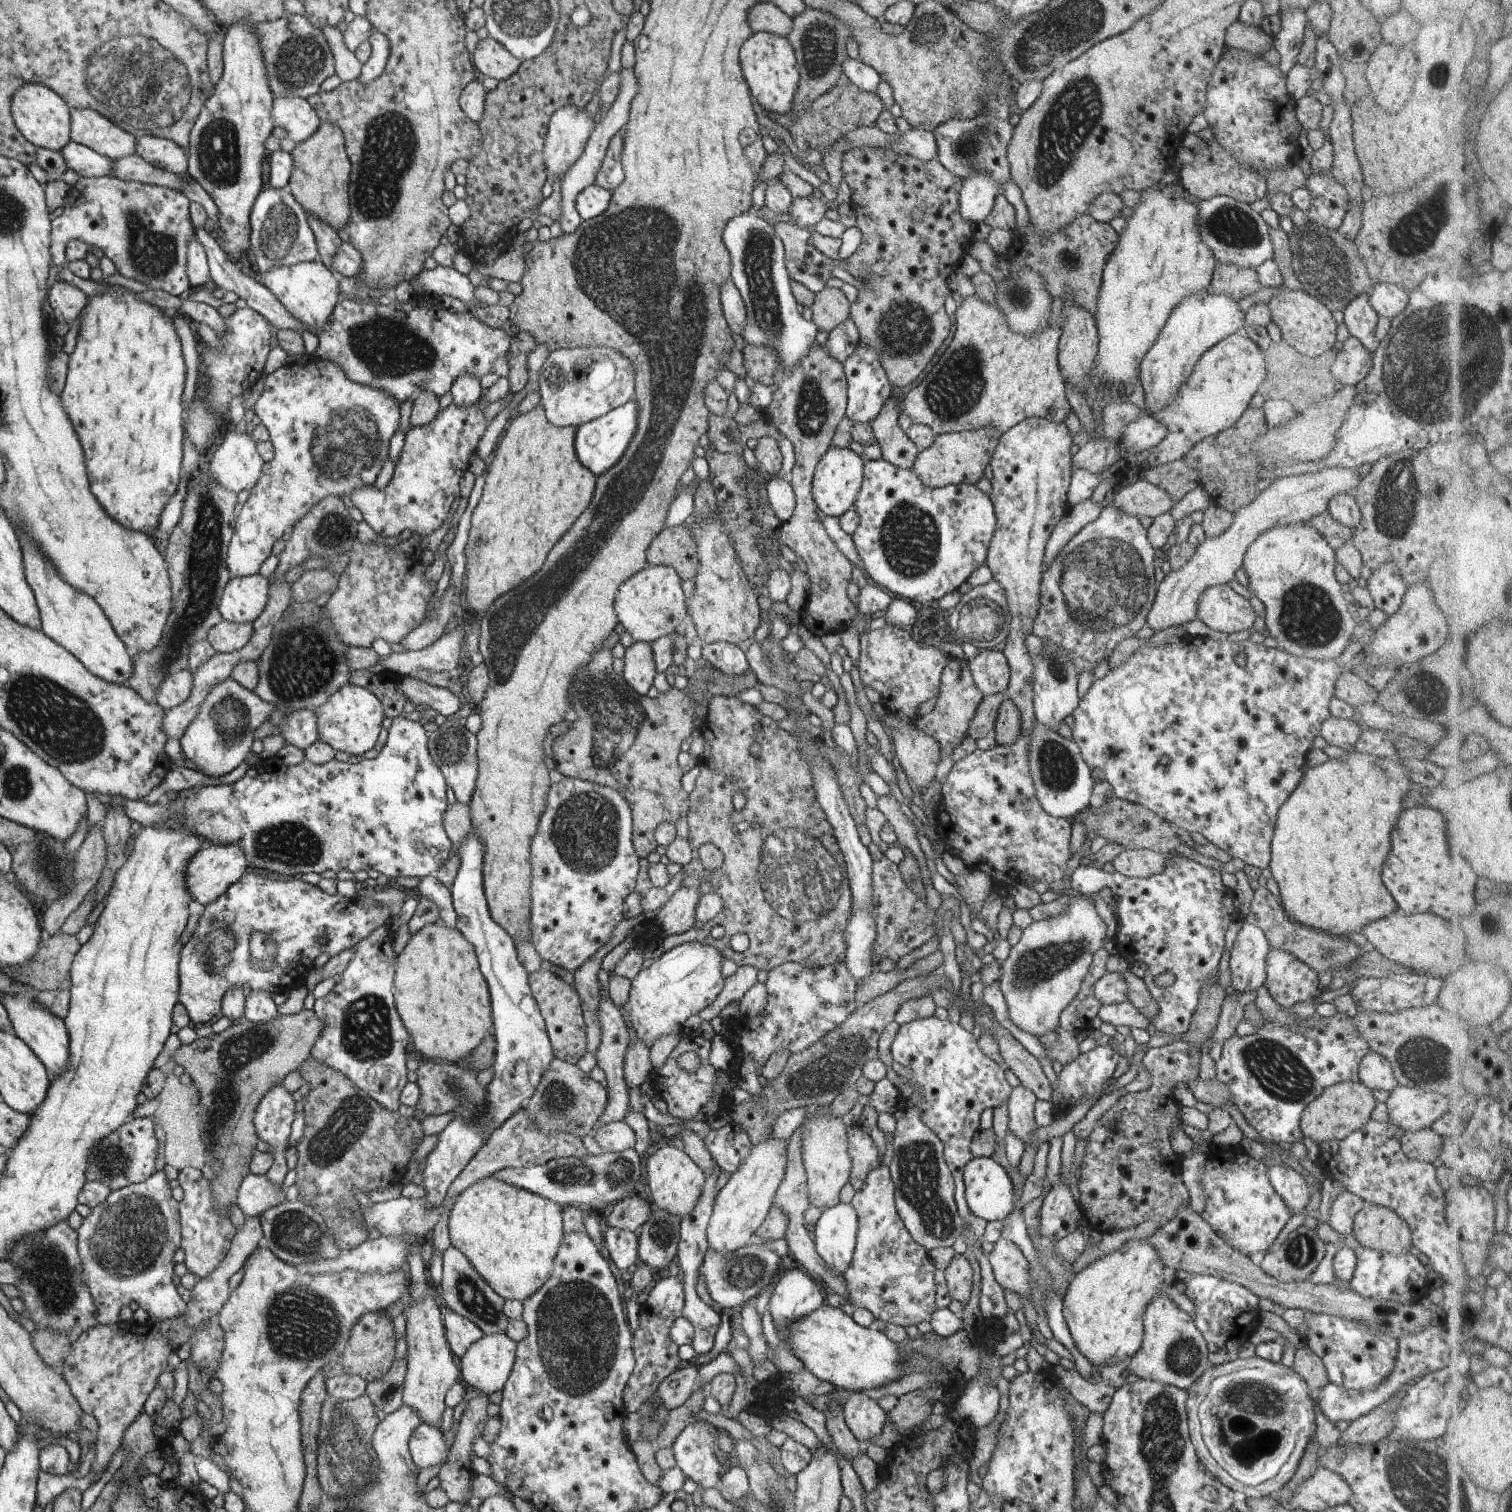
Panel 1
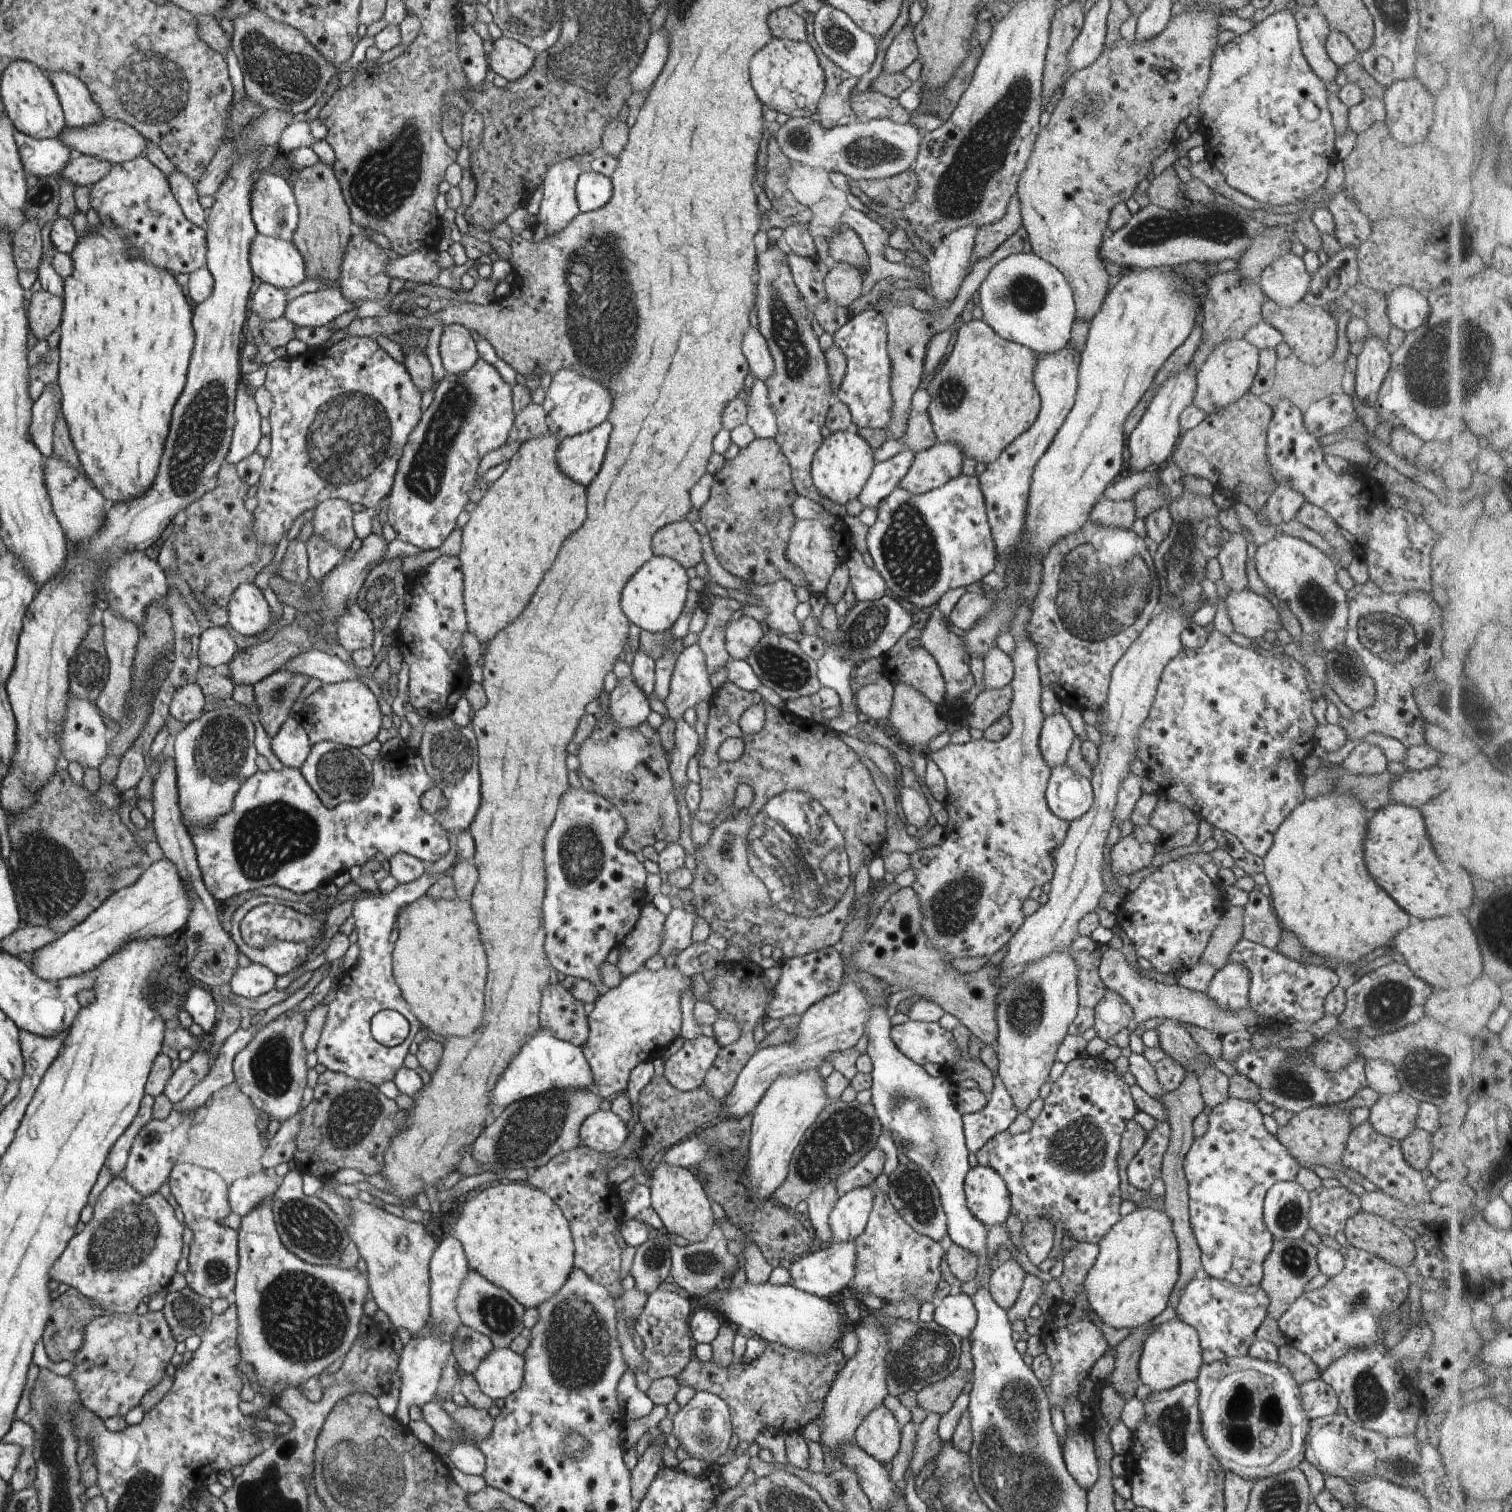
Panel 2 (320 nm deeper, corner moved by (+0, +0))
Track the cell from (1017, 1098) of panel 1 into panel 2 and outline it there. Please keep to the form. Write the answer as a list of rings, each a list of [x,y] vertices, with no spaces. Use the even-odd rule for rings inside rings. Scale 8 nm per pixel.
[[[1069,950],[1063,953],[1056,951],[1027,966],[1017,979],[1007,983],[1007,988],[1002,992],[1002,998],[998,1000],[995,1045],[999,1060],[998,1073],[1020,1114],[1025,1114],[1026,1108],[1039,1097],[1042,1085],[1049,1080],[1050,1070],[1057,1060],[1058,1048],[1067,1035],[1068,1027],[1076,1018],[1079,1007],[1077,974],[1078,967]]]

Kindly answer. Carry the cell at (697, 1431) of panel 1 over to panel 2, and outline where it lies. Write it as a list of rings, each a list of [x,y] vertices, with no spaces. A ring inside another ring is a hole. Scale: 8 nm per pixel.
[[[696,1391],[693,1398],[673,1417],[673,1432],[691,1457],[705,1460],[714,1467],[714,1461],[728,1450],[733,1433],[728,1403],[710,1391]]]

